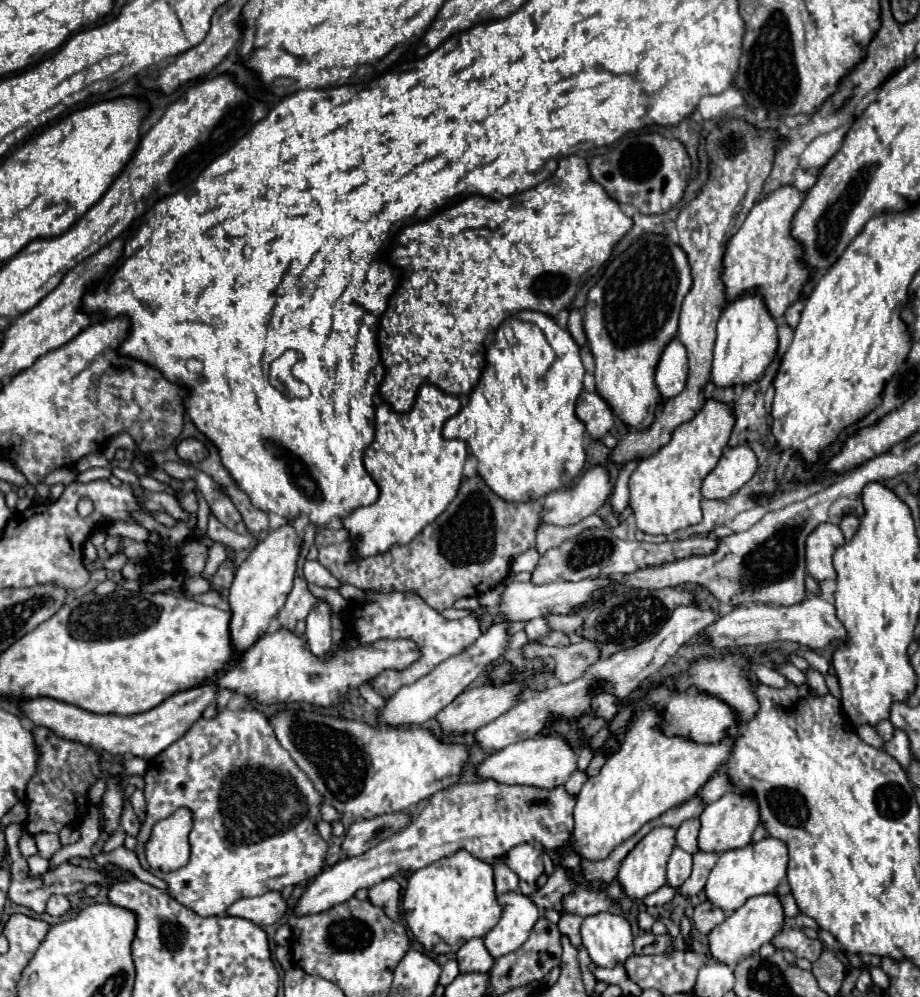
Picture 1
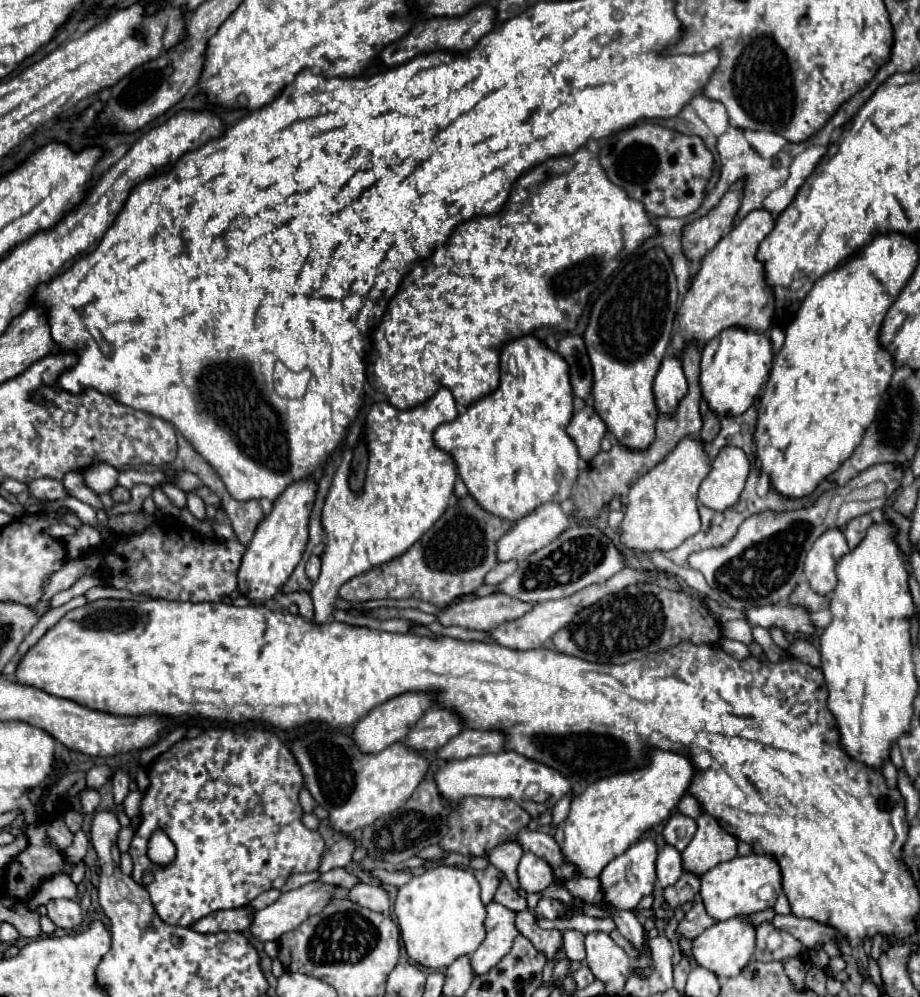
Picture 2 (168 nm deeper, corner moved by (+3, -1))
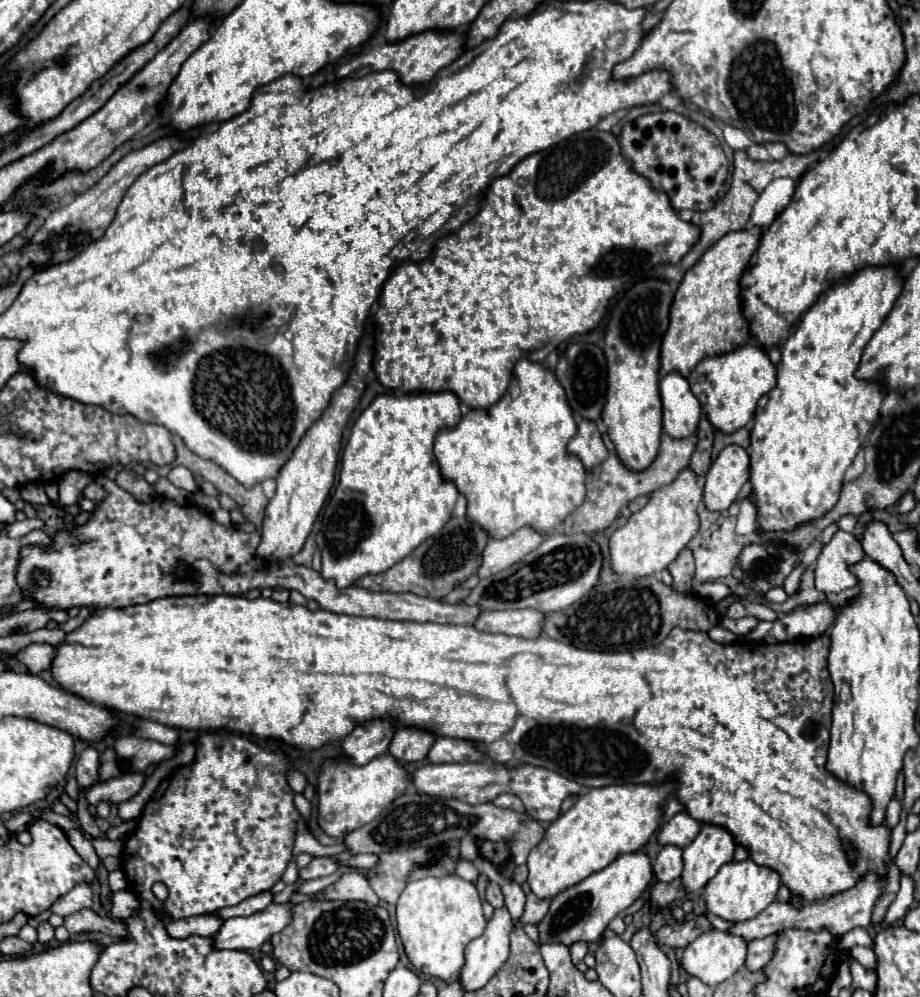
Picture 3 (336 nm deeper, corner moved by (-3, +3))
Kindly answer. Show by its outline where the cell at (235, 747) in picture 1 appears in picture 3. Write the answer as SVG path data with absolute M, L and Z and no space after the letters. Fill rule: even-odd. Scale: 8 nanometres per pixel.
M201 735L197 741L195 763L177 769L159 783L143 809L137 829L125 839L121 869L127 877L129 889L153 909L165 909L173 919L213 913L217 909L237 905L261 891L269 891L281 879L293 857L295 823L299 819L293 805L295 793L285 777L287 771L289 759L283 753L265 751L241 735ZM155 881L165 883L169 891L165 905L151 891Z

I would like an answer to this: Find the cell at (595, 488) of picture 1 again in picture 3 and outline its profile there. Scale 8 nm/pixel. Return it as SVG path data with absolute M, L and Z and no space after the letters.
M523 527L515 535L509 535L507 539L489 539L481 555L481 565L477 569L479 579L485 579L519 563L519 559L523 559L523 555L539 547L541 541L543 535L533 531L531 527Z

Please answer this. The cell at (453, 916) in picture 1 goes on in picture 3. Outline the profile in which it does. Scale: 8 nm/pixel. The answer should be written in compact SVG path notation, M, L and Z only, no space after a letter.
M457 875L409 881L397 901L395 913L397 933L413 969L443 981L451 981L461 971L467 943L477 939L487 925L475 883Z

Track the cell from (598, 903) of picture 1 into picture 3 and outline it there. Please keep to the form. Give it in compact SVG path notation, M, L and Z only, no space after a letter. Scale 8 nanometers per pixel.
M527 893L527 901L525 901L525 911L521 915L521 919L517 921L517 925L527 925L527 923L539 923L539 919L543 919L543 915L547 913L549 901L547 899L537 899L533 893Z

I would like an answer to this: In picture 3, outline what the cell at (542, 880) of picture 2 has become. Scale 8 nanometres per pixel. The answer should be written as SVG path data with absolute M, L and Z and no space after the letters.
M675 783L665 785L611 785L589 789L545 831L541 843L529 853L529 887L539 899L553 899L567 887L605 869L623 853L639 851L661 823L661 805L673 795Z

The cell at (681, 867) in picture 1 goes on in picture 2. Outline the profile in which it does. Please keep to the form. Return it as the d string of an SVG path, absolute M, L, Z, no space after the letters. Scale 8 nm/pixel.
M665 845L657 857L657 879L661 883L661 887L669 887L673 883L679 881L679 877L683 875L683 859L681 853L675 847Z

